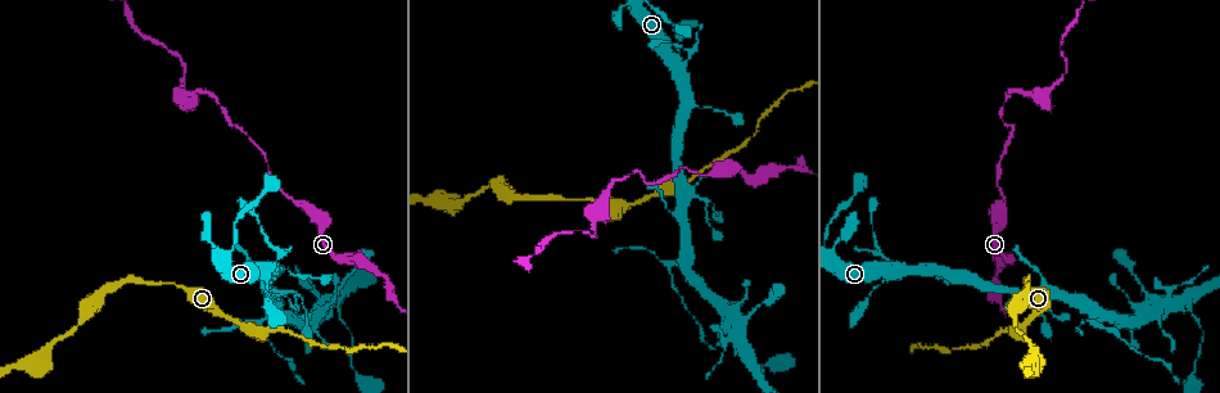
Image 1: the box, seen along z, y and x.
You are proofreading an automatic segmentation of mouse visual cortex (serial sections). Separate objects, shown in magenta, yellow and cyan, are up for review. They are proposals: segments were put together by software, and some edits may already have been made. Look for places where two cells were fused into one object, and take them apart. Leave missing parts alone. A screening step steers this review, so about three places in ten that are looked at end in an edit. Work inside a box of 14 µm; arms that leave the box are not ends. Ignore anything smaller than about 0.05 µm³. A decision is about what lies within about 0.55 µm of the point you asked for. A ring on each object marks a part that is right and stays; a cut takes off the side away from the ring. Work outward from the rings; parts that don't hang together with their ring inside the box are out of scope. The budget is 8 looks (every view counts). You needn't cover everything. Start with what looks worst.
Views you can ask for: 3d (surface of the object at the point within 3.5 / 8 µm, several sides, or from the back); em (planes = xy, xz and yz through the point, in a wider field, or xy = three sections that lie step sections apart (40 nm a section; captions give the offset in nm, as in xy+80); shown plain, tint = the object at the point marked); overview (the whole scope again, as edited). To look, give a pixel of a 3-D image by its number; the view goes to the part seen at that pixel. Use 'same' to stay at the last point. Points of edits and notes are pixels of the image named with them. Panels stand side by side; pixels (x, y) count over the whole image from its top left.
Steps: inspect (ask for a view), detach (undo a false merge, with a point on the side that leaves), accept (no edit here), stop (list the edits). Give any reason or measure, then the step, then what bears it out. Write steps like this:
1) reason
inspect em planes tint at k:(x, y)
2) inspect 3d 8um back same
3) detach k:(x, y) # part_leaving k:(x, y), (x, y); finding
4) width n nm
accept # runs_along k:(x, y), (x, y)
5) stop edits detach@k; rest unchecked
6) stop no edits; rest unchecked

a narrow waist
inspect 3d 3.5um at 1:(595, 236)

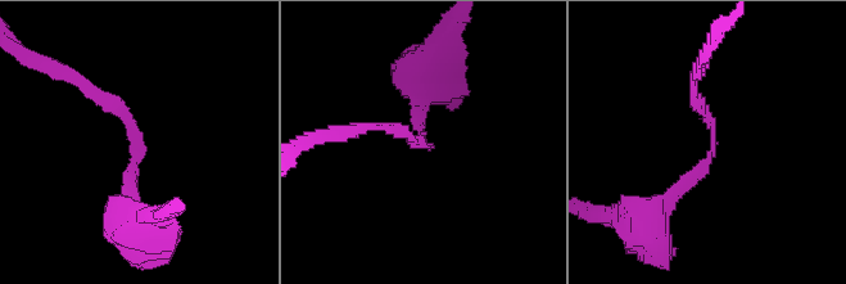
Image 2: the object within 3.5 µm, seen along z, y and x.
arm_widths 150, 150 nm
inspect em xy step 3 tint at 2:(133, 145)

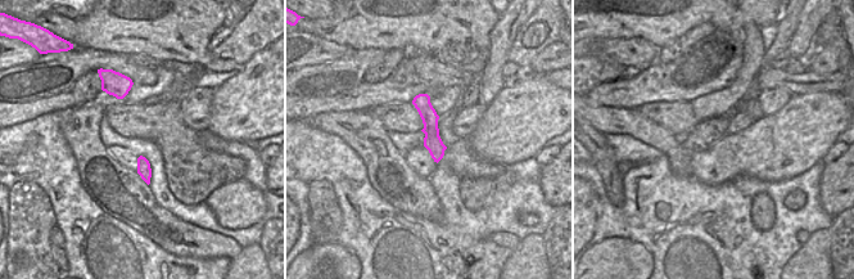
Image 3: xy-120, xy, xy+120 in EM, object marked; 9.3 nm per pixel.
width 170 nm
accept # runs_along 3:(421, 97), (430, 118), (437, 157); one cell here

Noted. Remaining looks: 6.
sudden change in width
inspect 3d 3.5um at 1:(710, 200)

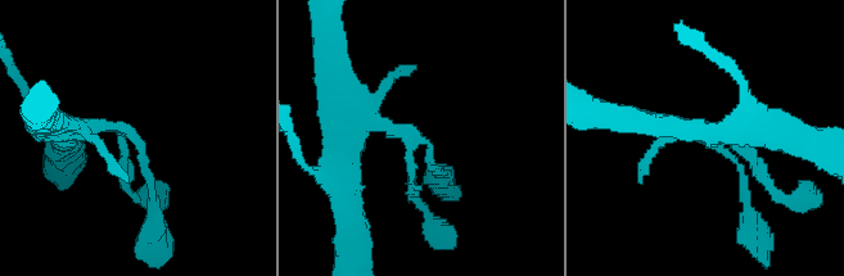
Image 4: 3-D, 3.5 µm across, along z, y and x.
inspect em xy step 1 tint at 4:(413, 136)

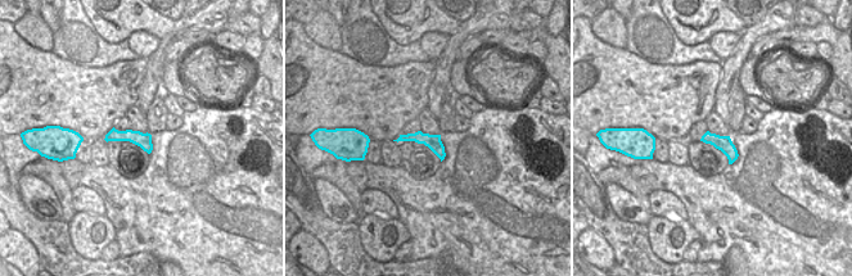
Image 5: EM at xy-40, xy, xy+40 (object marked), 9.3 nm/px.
accept # runs_along 4:(338, 95), (380, 125), (409, 127), (439, 173); all the same cell

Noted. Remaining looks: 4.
sudden change in width
inspect 3d 3.5um at 1:(681, 262)

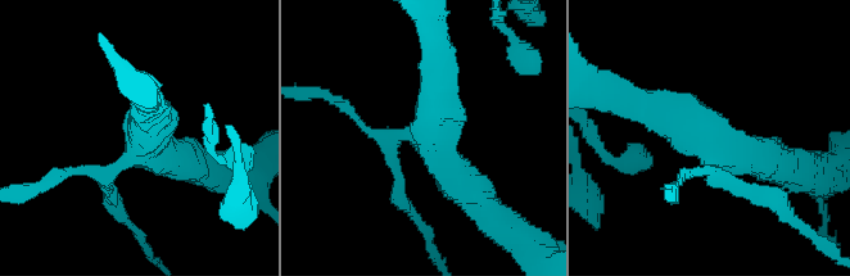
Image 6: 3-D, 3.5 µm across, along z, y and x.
arms 3; arm_widths 200, 400, 450 nm
inspect em xy step 5 tint at 6:(129, 156)

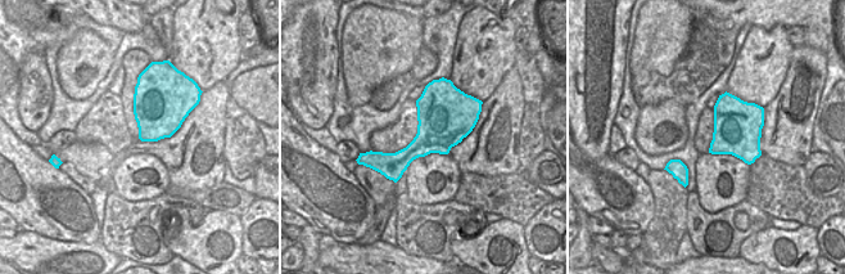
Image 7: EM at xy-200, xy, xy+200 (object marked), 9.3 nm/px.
another direction
inspect em xy step 3 tint same

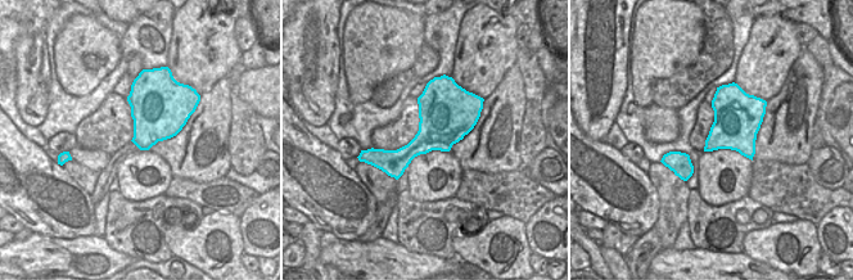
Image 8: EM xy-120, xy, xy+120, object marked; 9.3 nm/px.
detach 6:(397, 186) # part_leaving 6:(390, 143), (399, 199), (426, 235); two cells meet here

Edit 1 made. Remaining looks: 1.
stop edits detach@6; rest unchecked

